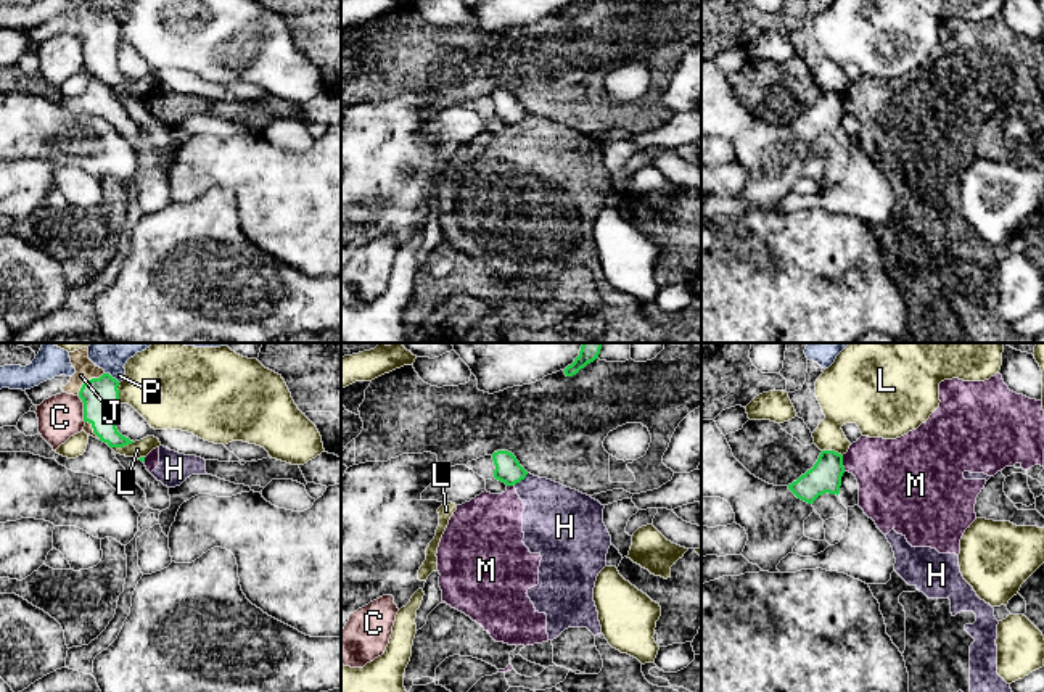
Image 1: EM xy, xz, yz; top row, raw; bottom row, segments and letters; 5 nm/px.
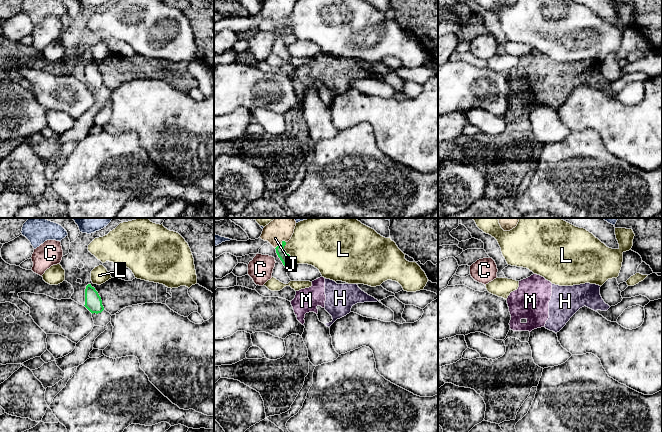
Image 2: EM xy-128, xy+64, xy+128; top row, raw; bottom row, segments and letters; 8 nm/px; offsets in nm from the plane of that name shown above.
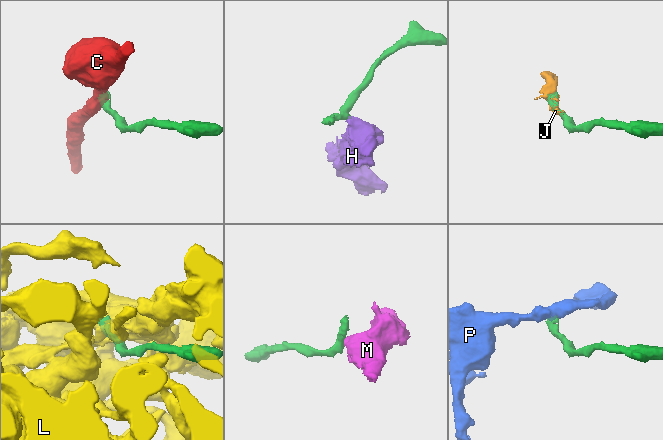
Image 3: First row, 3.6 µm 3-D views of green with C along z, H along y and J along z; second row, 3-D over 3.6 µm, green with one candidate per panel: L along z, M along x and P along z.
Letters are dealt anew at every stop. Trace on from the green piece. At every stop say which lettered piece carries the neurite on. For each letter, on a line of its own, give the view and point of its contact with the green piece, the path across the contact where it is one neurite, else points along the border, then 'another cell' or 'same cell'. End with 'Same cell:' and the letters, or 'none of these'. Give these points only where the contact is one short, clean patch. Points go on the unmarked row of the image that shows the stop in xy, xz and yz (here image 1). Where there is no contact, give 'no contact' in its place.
C: meets green in xy at (84, 49); border along xy (78, 36), (82, 42), (84, 61); another cell
H: meets green in xz at (522, 118); border along xz (528, 113), (515, 124); another cell
J: meets green in xy at (89, 20); runs through xy (100, 36), (89, 20), (86, 10); same cell
L: meets green in xy at (123, 86); another cell
M: meets green in yz at (842, 103); border along yz (842, 95), (845, 110); another cell
P: meets green in xy at (111, 16); border along xy (105, 12), (119, 21); another cell
Same cell: J

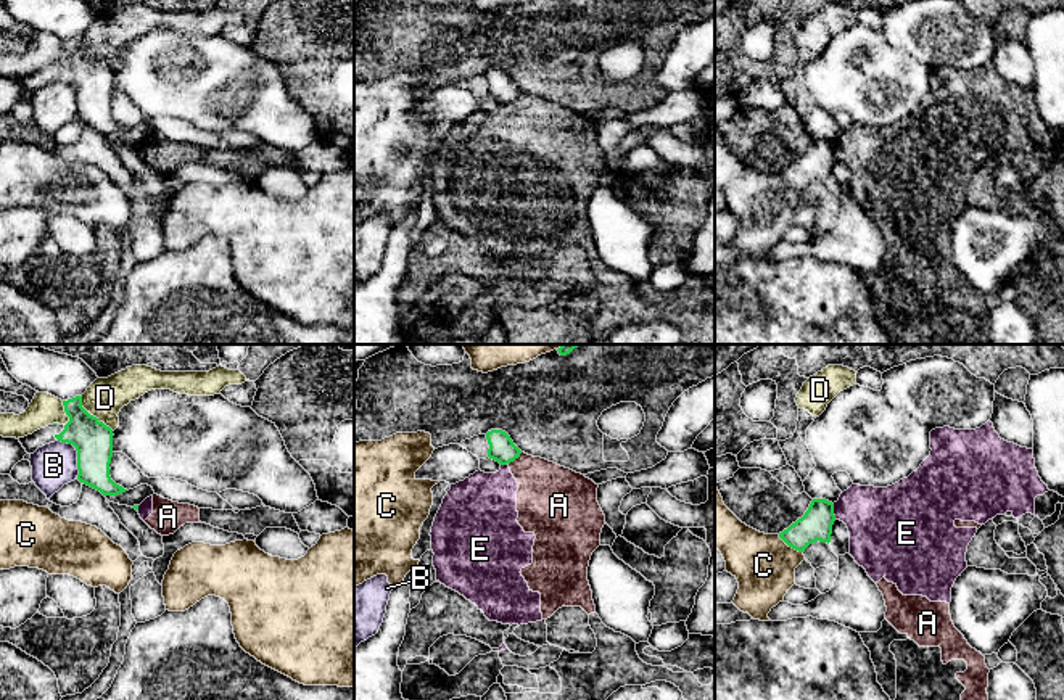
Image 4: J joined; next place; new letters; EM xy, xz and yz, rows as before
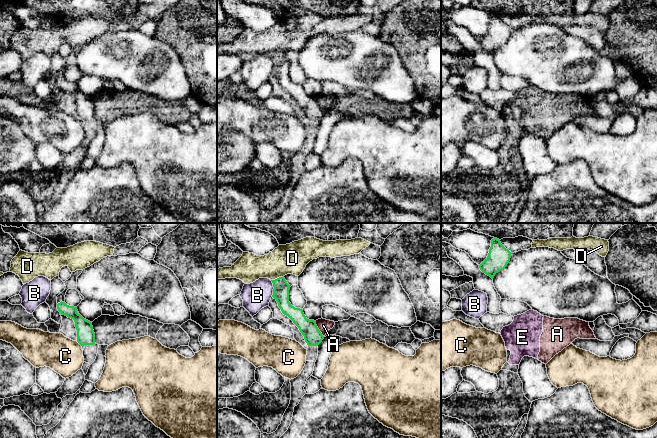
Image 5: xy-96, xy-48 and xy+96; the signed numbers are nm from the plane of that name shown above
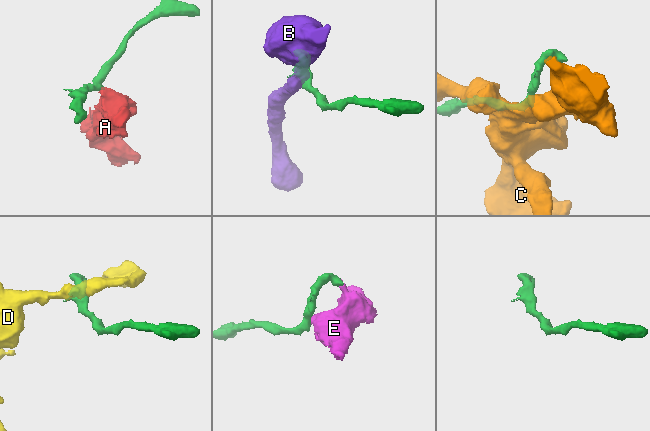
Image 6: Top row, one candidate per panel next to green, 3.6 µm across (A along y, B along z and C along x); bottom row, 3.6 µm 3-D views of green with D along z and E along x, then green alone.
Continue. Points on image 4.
A: meets green in xz at (515, 97); border along xz (522, 92), (509, 103); another cell
B: meets green in xy at (78, 95); border along xy (58, 79), (74, 87), (78, 118); another cell
C: meets green in yz at (791, 185); another cell
D: meets green in xy at (92, 55); border along xy (81, 36), (81, 44), (113, 70); another cell
E: meets green in yz at (833, 152); border along yz (833, 144), (836, 158); another cell
Same cell: none of these

